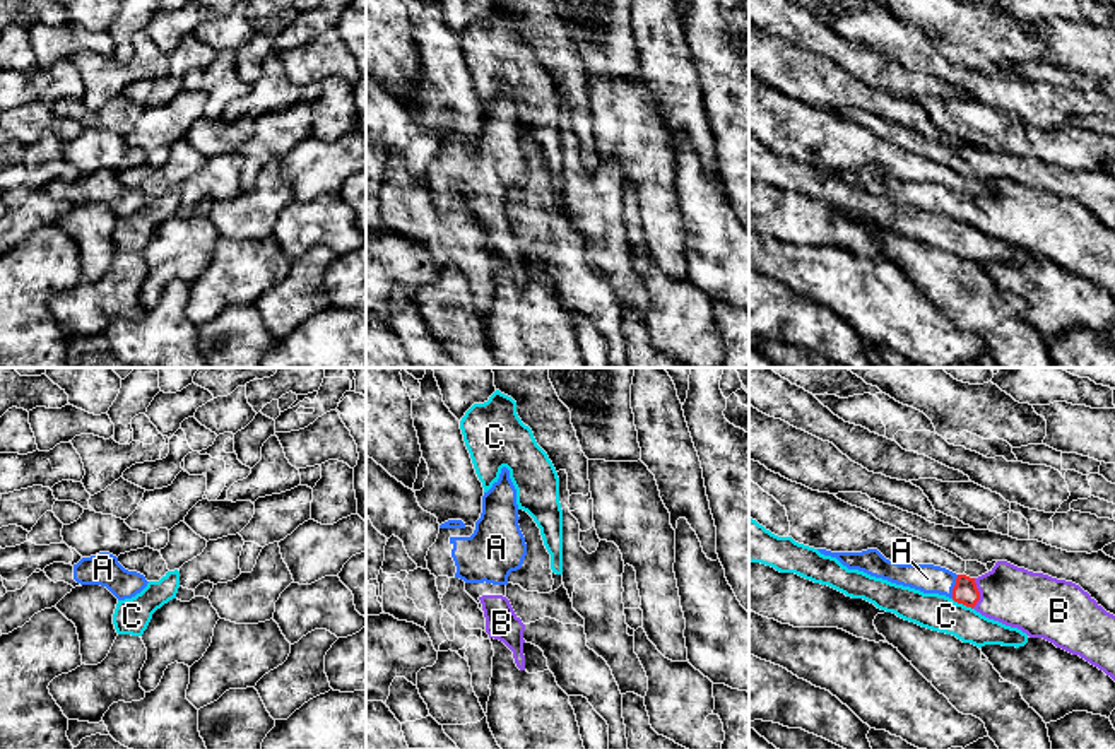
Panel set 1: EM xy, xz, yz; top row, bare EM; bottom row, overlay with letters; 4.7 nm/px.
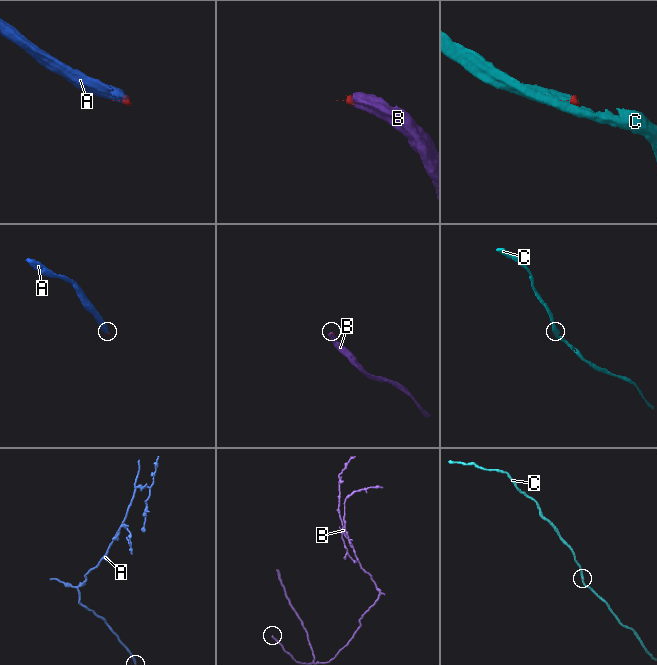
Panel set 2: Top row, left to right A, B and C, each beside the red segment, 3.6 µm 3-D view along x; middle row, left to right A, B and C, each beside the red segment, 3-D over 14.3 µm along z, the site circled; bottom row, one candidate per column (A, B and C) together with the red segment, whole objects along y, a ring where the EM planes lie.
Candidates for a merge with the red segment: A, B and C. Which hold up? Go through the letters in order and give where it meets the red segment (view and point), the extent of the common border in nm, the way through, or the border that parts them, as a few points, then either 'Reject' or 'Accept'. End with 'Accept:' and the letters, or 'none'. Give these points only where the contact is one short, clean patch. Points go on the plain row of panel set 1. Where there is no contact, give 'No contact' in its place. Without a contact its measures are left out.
A: Touches red at yz (955, 204). Shared border 120 nm. Accept
B: Touches red at yz (979, 211). Shared border 140 nm. Accept
C: Touches red at yz (961, 219). Shared border 120 nm. Reject
Accept: A, B

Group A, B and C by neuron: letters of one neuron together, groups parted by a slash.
A B / C

